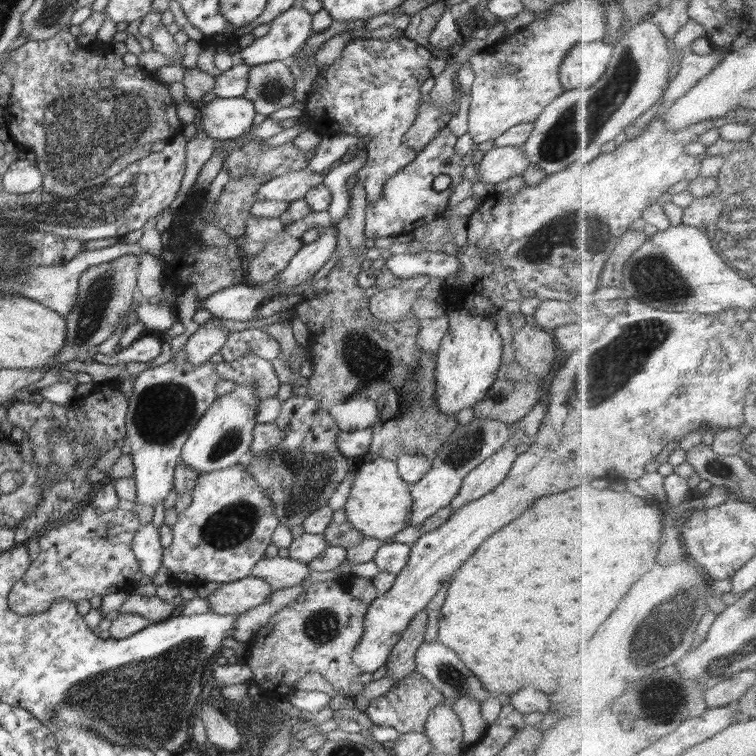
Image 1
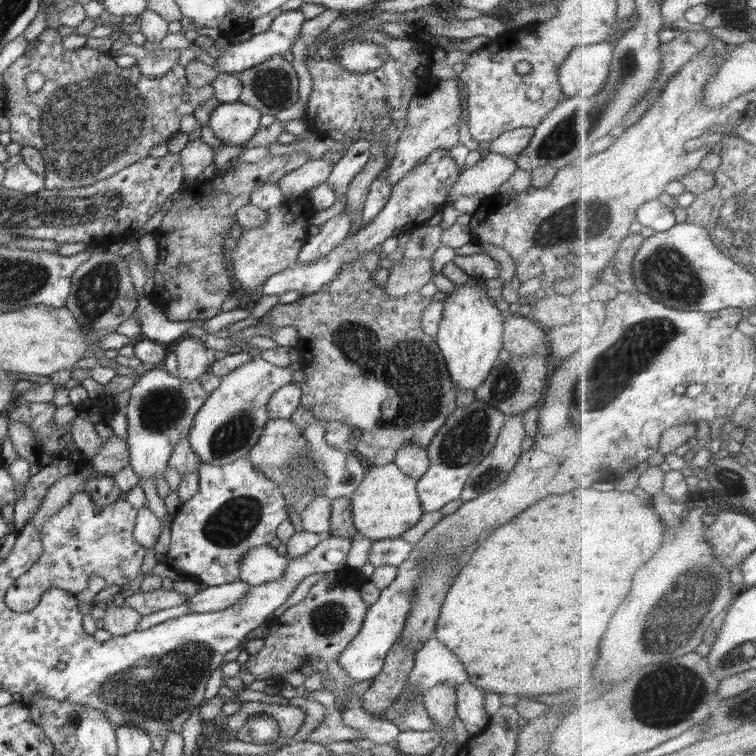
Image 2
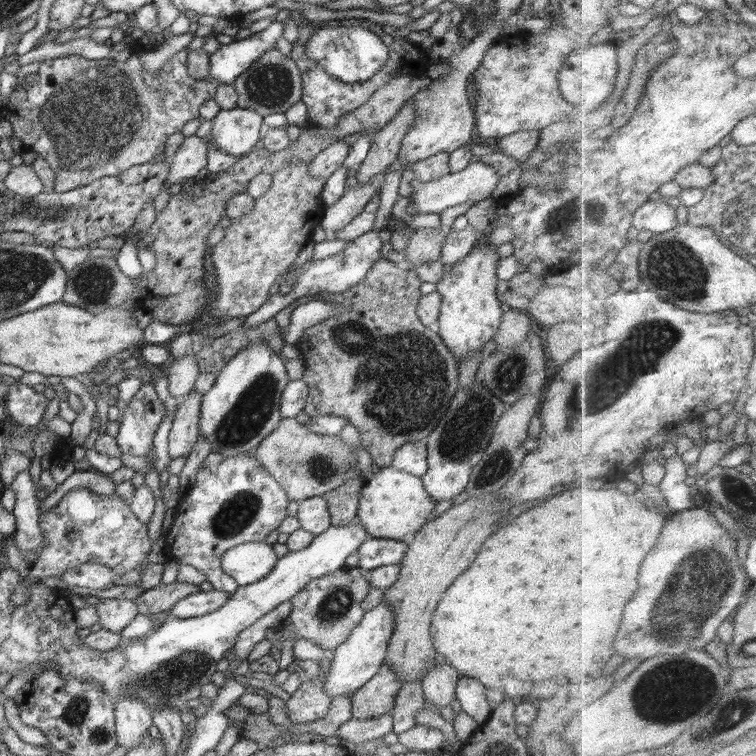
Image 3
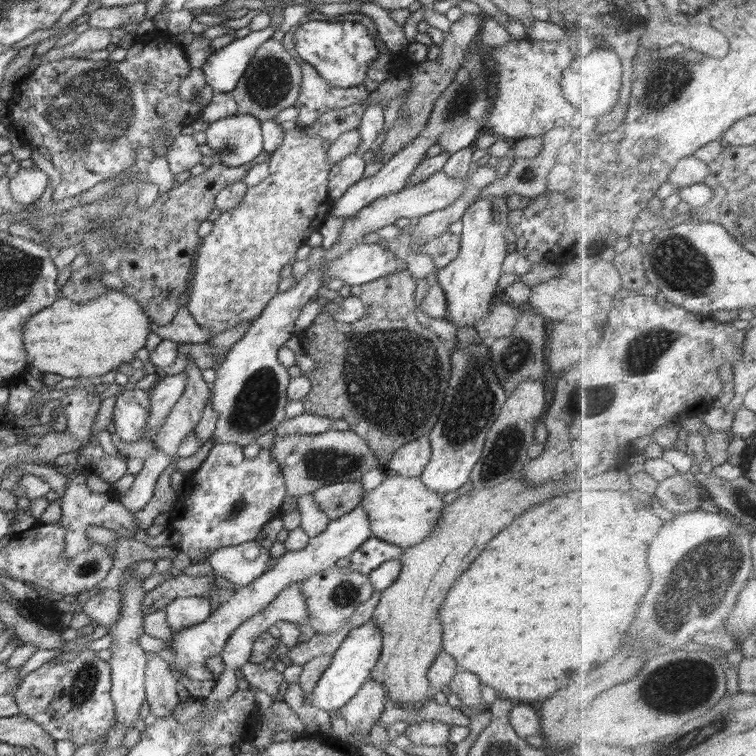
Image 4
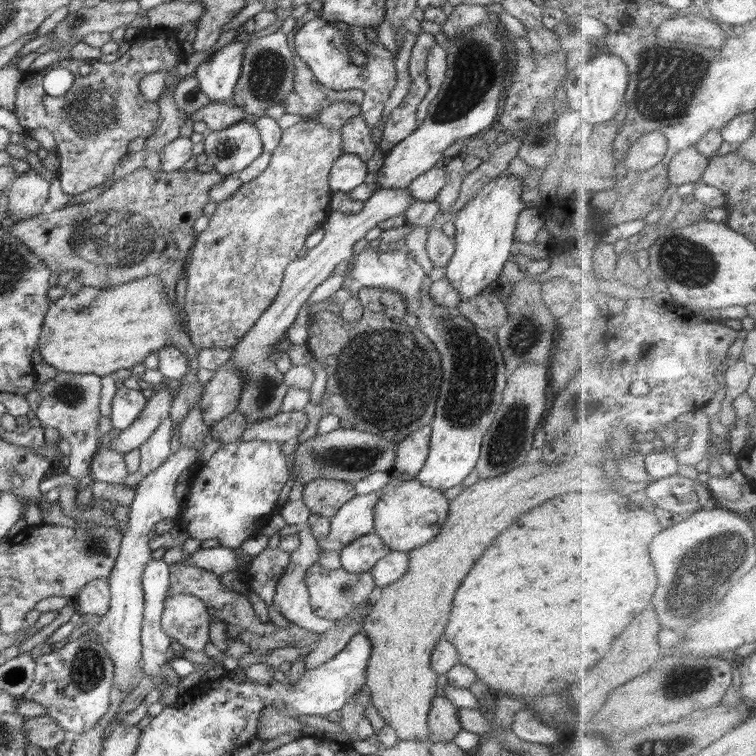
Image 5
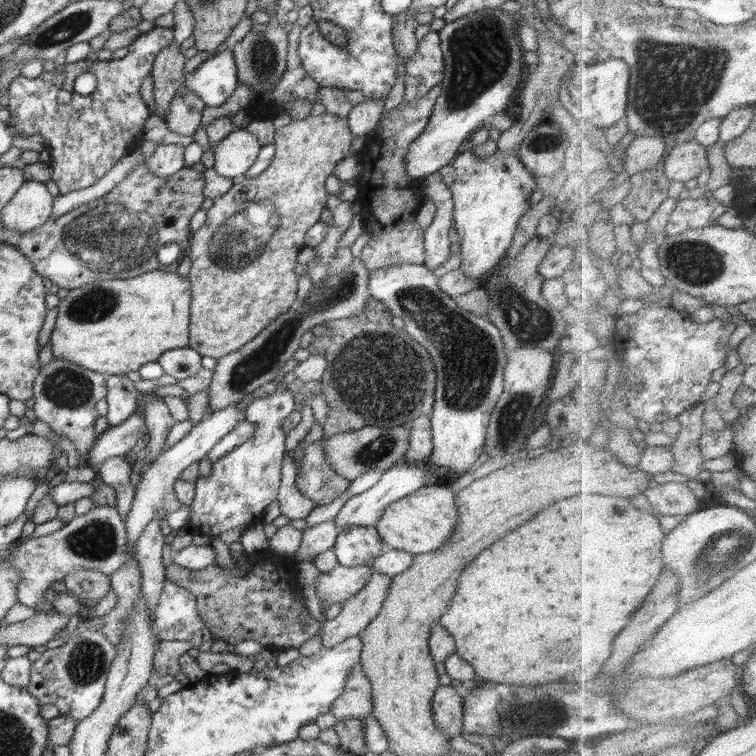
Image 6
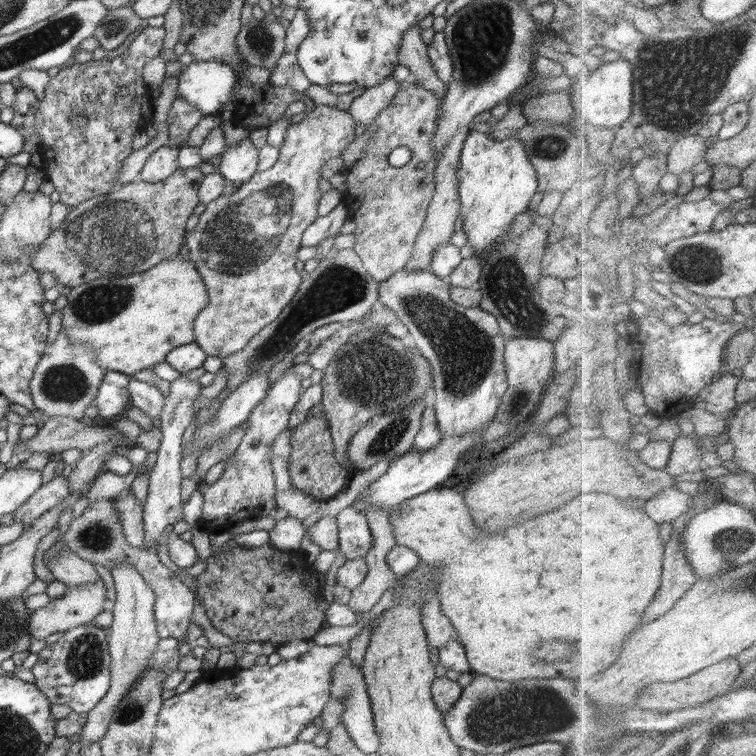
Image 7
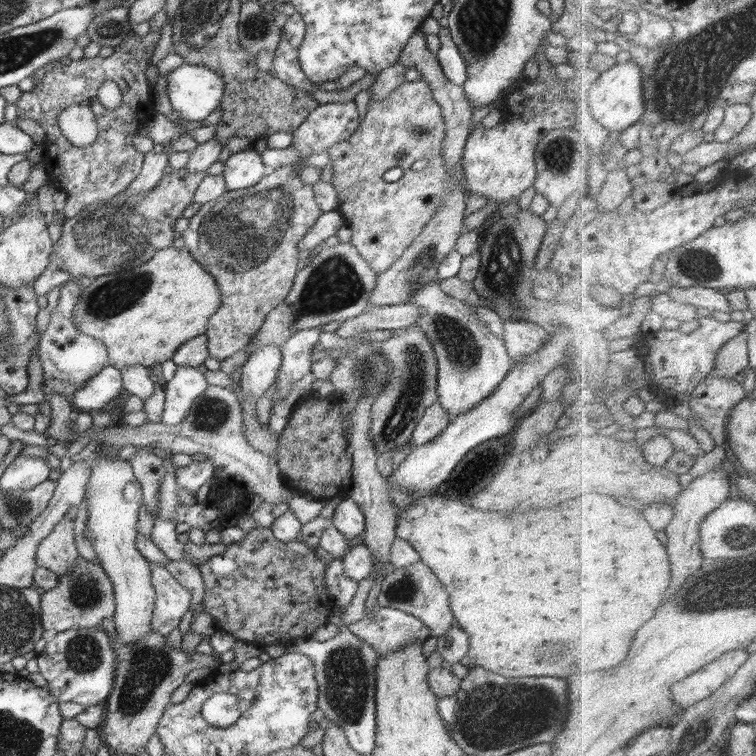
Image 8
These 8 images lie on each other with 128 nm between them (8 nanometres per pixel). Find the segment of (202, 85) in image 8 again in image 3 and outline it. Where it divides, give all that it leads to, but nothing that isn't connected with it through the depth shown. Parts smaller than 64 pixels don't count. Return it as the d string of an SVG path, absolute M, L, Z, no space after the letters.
M273 21L268 25L266 30L262 32L253 33L244 39L235 39L232 43L220 45L220 48L214 53L209 54L209 76L216 83L233 84L235 78L238 78L255 60L258 60L262 53L274 50L276 42L282 38L282 31L284 30L285 22Z

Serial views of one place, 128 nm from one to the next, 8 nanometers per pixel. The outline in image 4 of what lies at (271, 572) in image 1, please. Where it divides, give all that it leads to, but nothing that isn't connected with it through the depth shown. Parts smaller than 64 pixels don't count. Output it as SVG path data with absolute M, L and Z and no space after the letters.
M258 541L215 550L206 562L236 587L246 586L267 571L269 550Z

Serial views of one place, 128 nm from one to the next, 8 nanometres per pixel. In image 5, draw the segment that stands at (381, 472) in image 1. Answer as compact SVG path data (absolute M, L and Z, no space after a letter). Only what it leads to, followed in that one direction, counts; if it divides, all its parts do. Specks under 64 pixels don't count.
M404 477L378 497L373 508L373 532L392 551L410 552L428 544L440 532L448 516L449 502L442 490L427 487L416 478Z

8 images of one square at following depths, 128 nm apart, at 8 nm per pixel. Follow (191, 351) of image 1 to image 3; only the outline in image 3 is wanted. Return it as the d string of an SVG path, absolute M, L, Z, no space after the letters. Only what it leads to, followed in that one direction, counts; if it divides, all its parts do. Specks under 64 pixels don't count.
M180 356L168 370L168 391L175 399L185 398L194 391L201 374L194 356Z

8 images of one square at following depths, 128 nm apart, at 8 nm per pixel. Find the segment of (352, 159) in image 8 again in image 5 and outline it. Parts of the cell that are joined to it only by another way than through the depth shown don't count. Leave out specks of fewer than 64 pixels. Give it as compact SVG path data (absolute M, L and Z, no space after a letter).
M436 43L431 49L430 54L427 56L427 81L429 84L426 96L421 100L417 106L417 119L419 124L426 118L429 111L430 103L435 99L435 96L440 92L442 83L444 82L447 73L447 52L445 48Z

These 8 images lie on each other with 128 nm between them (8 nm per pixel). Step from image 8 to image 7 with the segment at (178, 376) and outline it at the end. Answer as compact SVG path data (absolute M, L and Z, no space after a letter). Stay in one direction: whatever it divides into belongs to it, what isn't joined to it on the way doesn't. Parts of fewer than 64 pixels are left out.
M184 375L170 384L169 396L164 400L164 407L159 418L163 433L161 445L156 454L156 463L150 472L148 494L143 502L143 523L145 537L143 548L149 549L157 544L157 540L165 529L183 520L183 498L181 497L181 481L183 480L180 461L182 460L182 434L186 427L196 417L196 407L200 401L202 385L196 380L188 380Z

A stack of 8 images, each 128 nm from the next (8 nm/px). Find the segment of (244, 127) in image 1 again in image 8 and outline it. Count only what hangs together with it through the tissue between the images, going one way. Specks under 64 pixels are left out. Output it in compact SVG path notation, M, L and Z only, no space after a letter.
M250 146L232 153L224 163L221 175L228 191L235 191L254 186L266 173L261 154Z

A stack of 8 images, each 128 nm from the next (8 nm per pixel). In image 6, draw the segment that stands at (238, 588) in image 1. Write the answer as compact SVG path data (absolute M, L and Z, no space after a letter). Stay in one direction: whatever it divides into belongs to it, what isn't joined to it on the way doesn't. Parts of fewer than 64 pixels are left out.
M166 576L154 614L153 630L162 641L183 640L198 649L202 642L213 640L213 634L198 614L195 596L172 584Z

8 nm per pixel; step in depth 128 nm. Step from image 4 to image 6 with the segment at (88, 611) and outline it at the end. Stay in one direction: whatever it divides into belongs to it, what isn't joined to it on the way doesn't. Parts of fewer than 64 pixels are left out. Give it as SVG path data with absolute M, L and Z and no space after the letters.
M81 570L76 574L67 576L62 581L75 599L91 607L94 607L110 591L108 575L97 570Z

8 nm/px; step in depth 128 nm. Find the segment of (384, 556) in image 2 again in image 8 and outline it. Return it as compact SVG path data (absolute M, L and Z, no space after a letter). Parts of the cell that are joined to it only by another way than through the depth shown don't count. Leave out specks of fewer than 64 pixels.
M345 495L335 508L331 518L333 525L350 541L362 536L365 529L365 516L359 504Z

